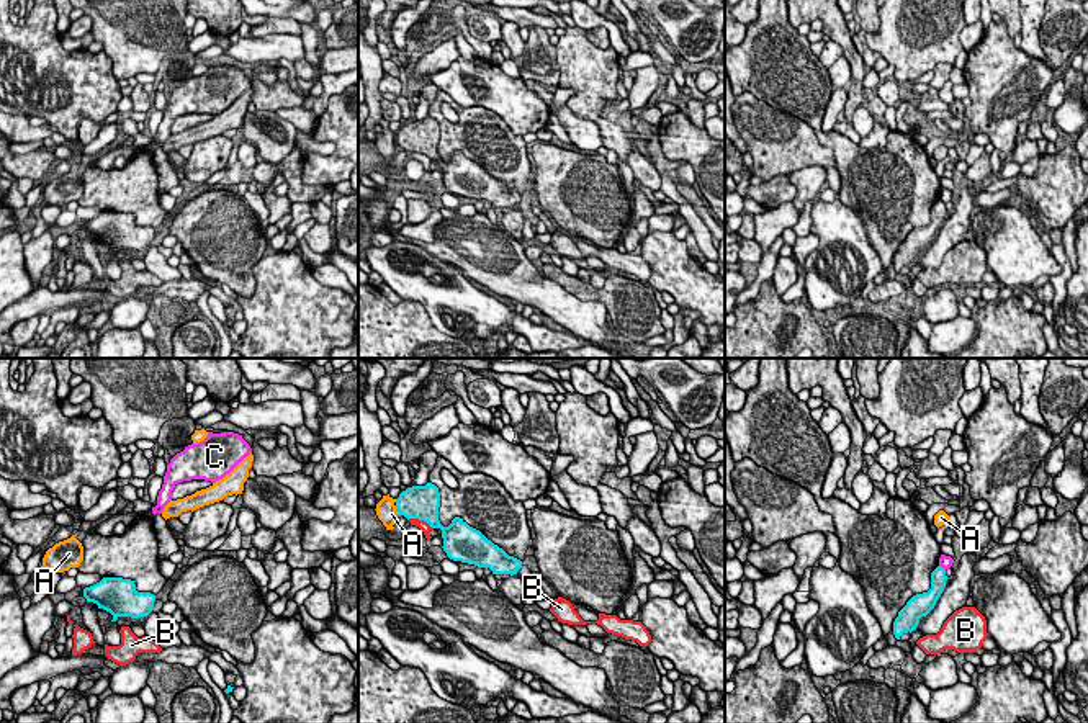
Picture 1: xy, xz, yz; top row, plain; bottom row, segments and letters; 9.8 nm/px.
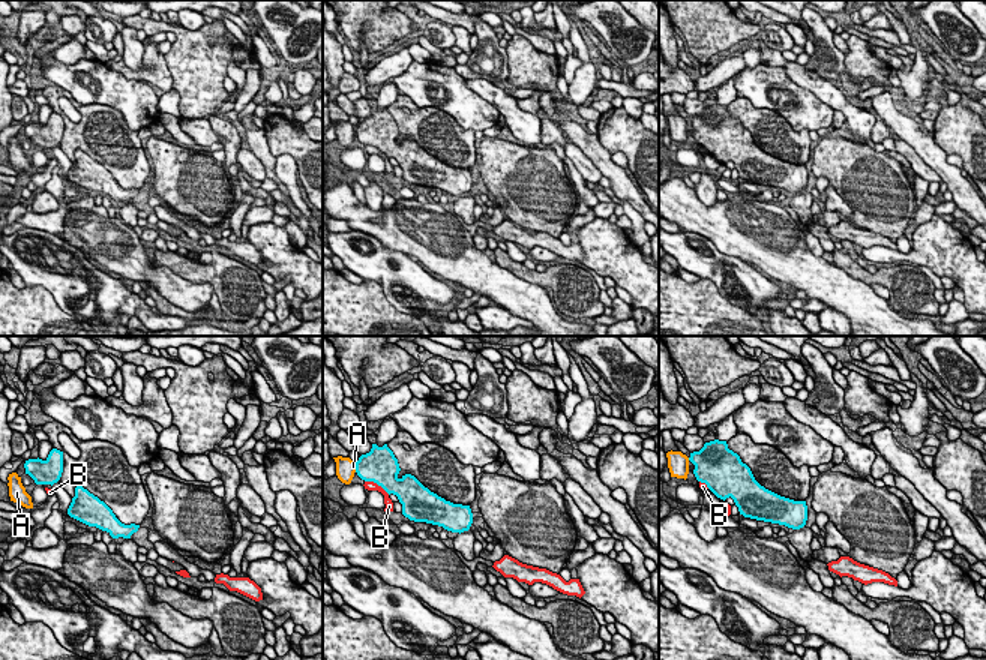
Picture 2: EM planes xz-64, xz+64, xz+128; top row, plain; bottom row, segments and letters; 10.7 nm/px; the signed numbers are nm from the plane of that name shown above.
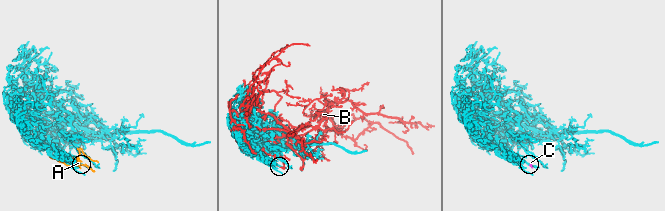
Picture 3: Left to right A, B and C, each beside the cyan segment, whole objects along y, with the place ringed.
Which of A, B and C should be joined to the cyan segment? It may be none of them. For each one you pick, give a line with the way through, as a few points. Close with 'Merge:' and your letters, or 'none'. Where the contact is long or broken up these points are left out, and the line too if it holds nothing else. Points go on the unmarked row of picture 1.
Merge: none

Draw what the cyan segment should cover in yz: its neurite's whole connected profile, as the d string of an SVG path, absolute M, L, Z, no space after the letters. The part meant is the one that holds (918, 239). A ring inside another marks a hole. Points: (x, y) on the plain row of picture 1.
M941 200L931 206L931 222L928 226L913 229L898 245L898 250L893 255L893 268L897 273L900 273L903 267L911 267L916 263L919 252L926 250L934 242L947 213L946 203Z

